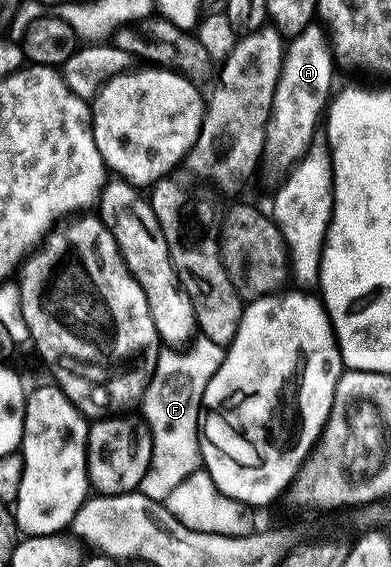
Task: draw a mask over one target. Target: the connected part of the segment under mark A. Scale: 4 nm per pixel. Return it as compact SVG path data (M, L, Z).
M321 25L306 26L304 32L289 39L286 59L282 62L280 80L270 109L270 119L266 125L265 165L286 172L306 155L310 141L319 133L320 119L325 115L335 89L334 66L336 59L330 45L330 36Z

